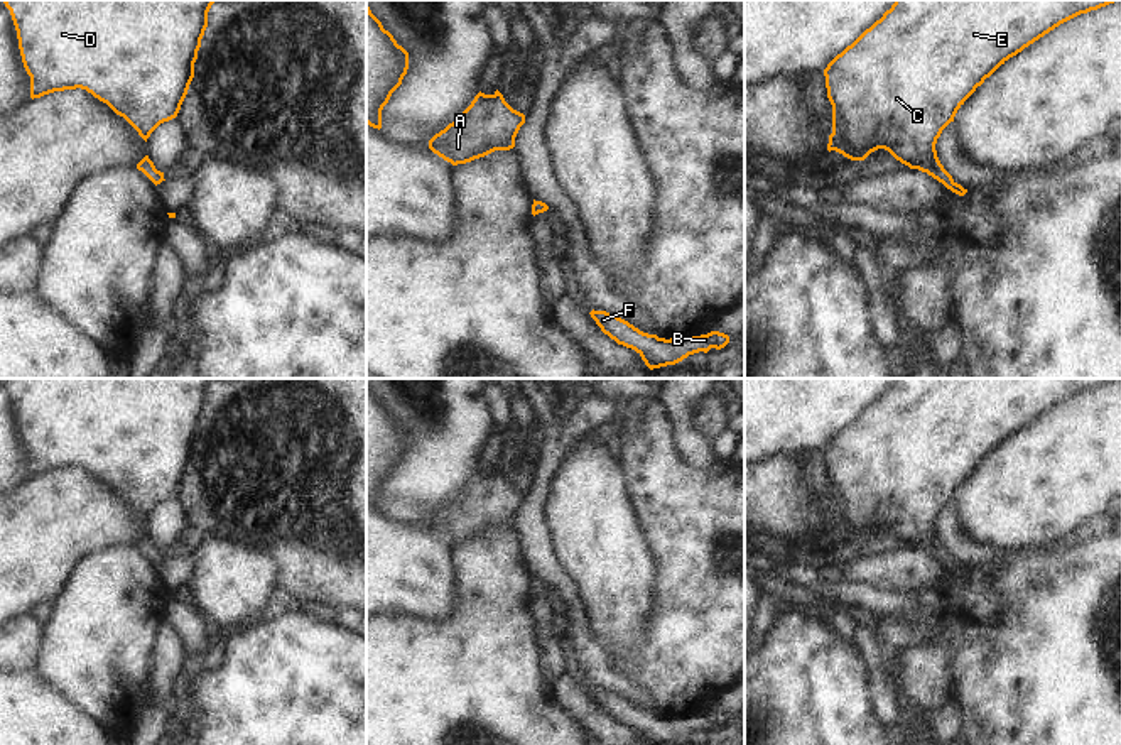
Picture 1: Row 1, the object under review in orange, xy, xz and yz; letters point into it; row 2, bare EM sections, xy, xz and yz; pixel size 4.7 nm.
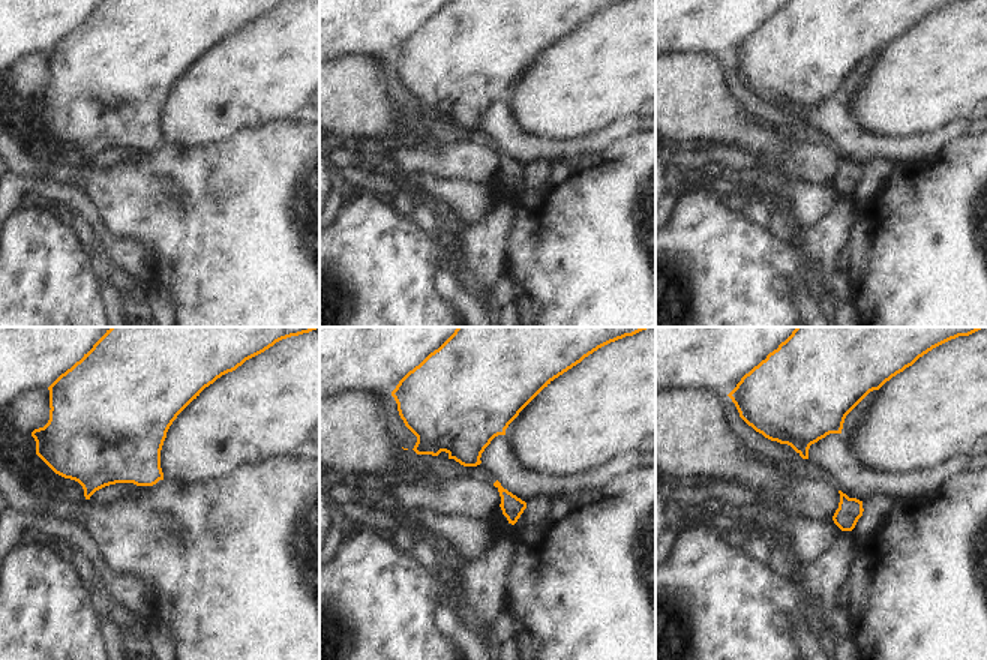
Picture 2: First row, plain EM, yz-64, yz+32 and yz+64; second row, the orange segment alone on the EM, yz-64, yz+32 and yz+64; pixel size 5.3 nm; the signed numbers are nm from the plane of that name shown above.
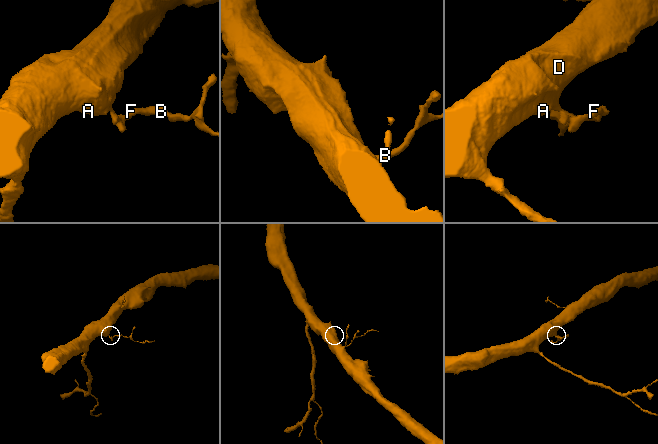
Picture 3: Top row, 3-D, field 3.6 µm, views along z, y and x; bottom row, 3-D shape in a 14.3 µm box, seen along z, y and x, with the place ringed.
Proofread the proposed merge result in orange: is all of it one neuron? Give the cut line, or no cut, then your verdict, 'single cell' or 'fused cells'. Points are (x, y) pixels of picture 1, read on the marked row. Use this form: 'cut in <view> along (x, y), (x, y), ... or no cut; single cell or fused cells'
no cut; single cell

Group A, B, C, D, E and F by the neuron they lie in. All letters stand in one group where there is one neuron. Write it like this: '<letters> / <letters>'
A B C D E F

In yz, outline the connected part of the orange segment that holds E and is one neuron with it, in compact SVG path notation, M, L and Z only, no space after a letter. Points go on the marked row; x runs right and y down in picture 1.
M895 0L890 10L883 14L869 29L866 29L851 46L837 54L824 69L827 98L832 105L832 133L829 135L827 150L836 150L851 160L864 160L871 152L878 149L888 150L896 160L927 172L939 182L942 182L952 193L964 196L967 189L957 184L952 176L944 169L937 157L935 144L942 130L954 122L957 110L964 101L984 83L1001 64L1010 57L1021 52L1025 47L1059 27L1060 24L1091 10L1097 10L1118 0Z

